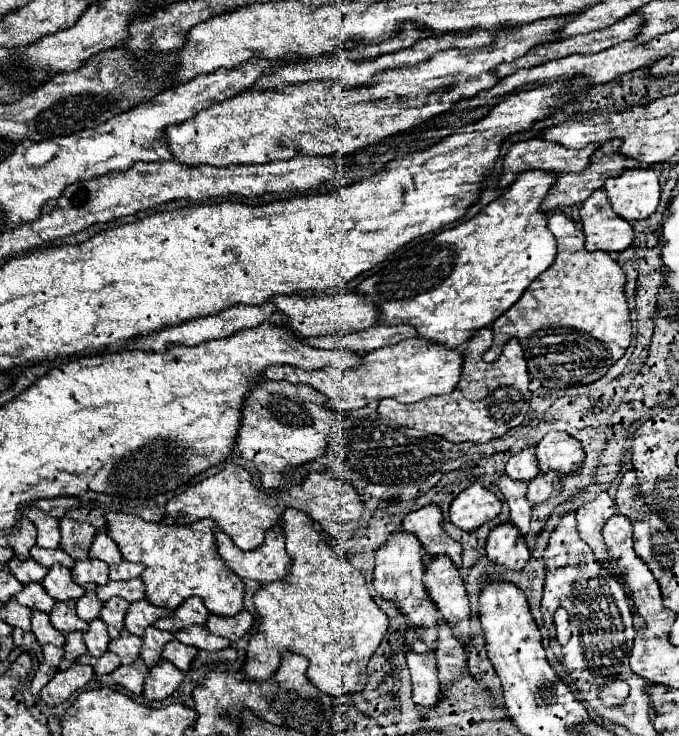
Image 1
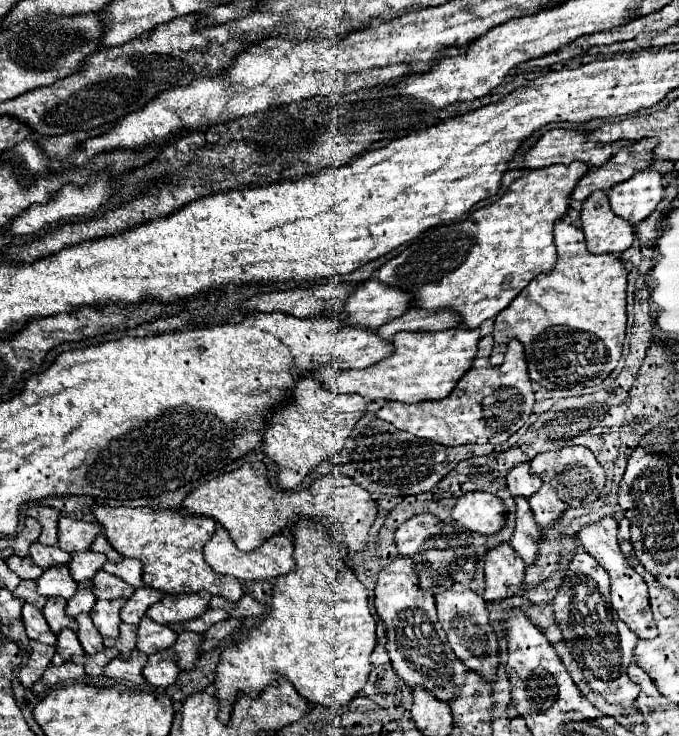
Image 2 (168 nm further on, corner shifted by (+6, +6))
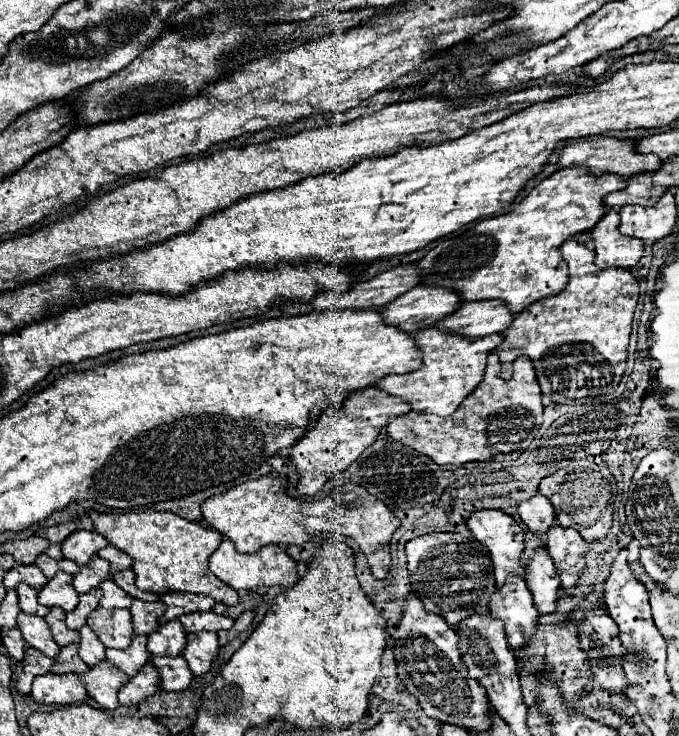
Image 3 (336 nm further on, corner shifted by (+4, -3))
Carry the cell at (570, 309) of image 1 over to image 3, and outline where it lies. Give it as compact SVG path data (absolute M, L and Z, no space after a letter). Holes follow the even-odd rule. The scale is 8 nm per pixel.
M574 239L562 245L562 257L570 267L568 287L548 299L536 301L516 315L512 325L504 333L504 341L498 345L502 363L512 363L514 359L526 355L534 361L536 375L542 393L554 403L574 403L588 397L600 397L606 389L612 393L622 379L624 363L628 359L628 343L632 331L634 307L638 303L638 281L630 271L624 269L604 269L598 271L594 265L594 251L576 243Z

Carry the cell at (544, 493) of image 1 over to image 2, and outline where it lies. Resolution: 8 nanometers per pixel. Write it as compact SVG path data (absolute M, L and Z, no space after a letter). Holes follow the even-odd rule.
M544 482L538 492L534 492L528 498L528 504L534 512L534 518L540 528L552 526L552 522L560 516L560 512L566 508L566 504L558 498L558 486L554 482Z

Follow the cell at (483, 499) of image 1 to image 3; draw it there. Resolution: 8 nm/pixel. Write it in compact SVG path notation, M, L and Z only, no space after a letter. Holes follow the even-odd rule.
M484 509L484 511L476 511L472 513L472 517L466 521L468 529L472 531L472 535L488 549L492 563L494 563L494 575L496 575L496 585L502 587L506 577L510 575L518 575L518 577L526 577L526 565L522 561L522 551L524 551L524 531L522 527L506 513L502 511L492 511L492 509Z

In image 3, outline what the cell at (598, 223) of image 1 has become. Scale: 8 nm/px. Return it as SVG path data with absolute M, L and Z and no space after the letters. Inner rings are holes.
M608 209L600 223L592 229L596 243L596 267L598 269L632 269L644 257L644 243L640 239L628 239L618 231L620 219L614 209Z

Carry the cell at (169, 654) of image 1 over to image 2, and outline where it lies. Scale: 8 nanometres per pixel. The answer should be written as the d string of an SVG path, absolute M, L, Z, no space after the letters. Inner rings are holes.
M180 632L172 652L174 652L174 660L178 662L180 670L188 670L194 668L196 660L198 660L198 646L202 642L202 636L194 634L194 632Z

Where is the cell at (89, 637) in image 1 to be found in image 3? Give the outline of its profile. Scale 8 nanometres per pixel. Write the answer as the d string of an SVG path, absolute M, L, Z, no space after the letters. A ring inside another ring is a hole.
M84 625L84 627L80 629L80 637L82 637L82 641L80 641L78 655L80 655L80 659L82 659L86 665L94 667L94 665L98 665L100 661L106 659L106 655L104 655L104 649L106 649L106 647L102 645L102 641L96 637L96 633L94 633L88 625Z

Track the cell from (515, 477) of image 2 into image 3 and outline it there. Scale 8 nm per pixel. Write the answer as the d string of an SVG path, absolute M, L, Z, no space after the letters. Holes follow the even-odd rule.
M536 495L530 501L520 503L518 515L526 523L528 531L532 531L536 535L544 535L550 527L554 527L558 523L556 521L556 511L544 495Z

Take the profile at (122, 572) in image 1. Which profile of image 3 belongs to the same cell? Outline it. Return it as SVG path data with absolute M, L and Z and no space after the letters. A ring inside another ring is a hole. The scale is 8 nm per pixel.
M126 569L126 571L120 571L116 575L112 575L112 579L116 581L116 585L120 585L130 597L134 599L140 599L140 601L156 601L160 599L160 595L156 593L148 593L148 591L140 591L136 585L134 585L134 571L132 569Z

